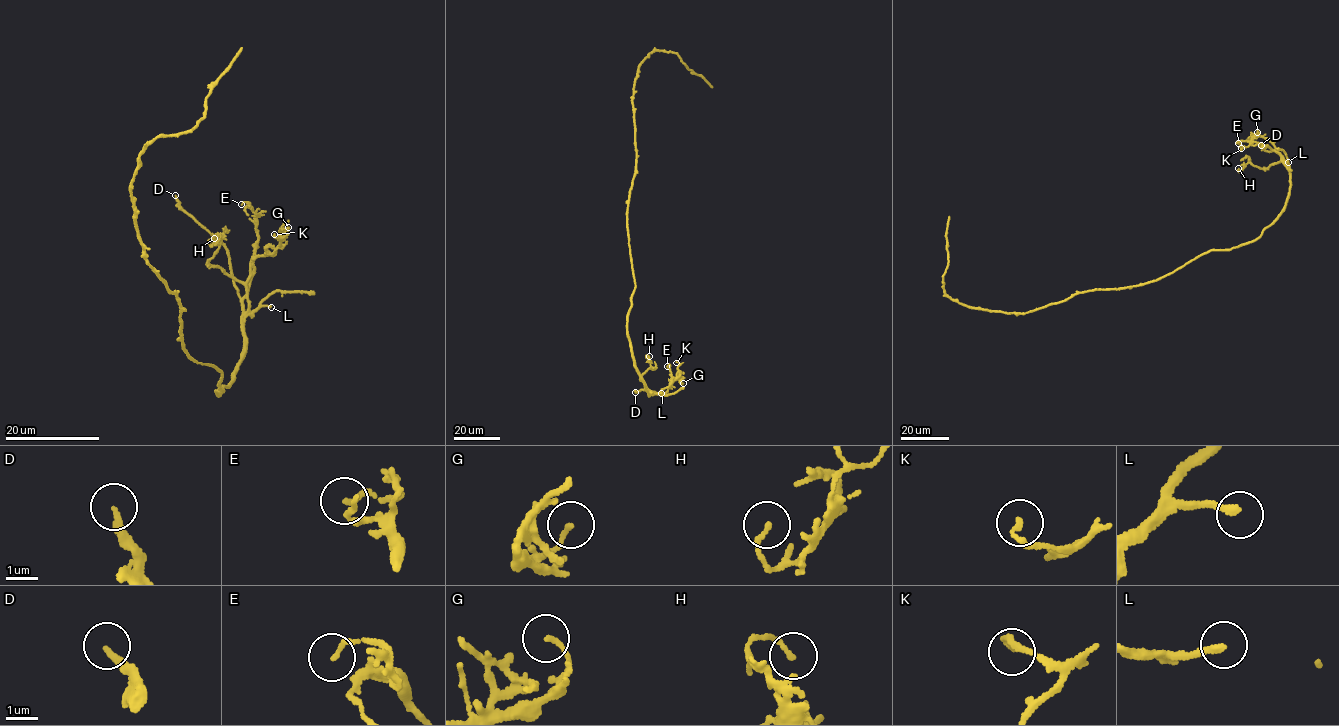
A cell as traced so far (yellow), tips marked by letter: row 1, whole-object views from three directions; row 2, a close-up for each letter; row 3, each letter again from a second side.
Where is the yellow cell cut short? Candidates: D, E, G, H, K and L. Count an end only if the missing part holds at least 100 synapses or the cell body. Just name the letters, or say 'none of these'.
D

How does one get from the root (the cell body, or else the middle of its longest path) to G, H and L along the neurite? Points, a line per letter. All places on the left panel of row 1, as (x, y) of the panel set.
G: (182, 346), (196, 363), (221, 373), (219, 396), (241, 359), (252, 263), (274, 253), (288, 227)
H: (182, 346), (221, 373), (219, 396), (241, 359), (248, 304), (246, 287), (208, 263), (214, 238)
L: (182, 346), (196, 363), (221, 373), (219, 396), (241, 359), (243, 320), (271, 307)

